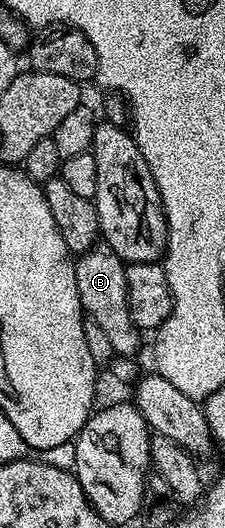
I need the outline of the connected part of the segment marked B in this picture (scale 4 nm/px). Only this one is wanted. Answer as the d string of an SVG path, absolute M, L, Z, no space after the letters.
M100 242L89 252L79 253L76 260L78 298L84 315L93 320L110 337L110 346L117 356L135 357L140 348L141 329L134 326L126 298L126 264L107 244Z

